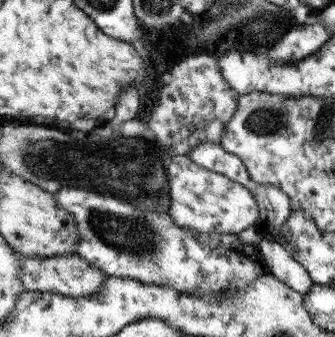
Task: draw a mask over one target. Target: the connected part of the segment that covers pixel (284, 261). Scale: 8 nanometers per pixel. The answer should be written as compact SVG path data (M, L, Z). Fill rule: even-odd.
M263 238L258 248L271 268L271 274L292 290L305 295L315 285L308 271L299 262L296 262L292 255L283 246L280 246L279 242Z

